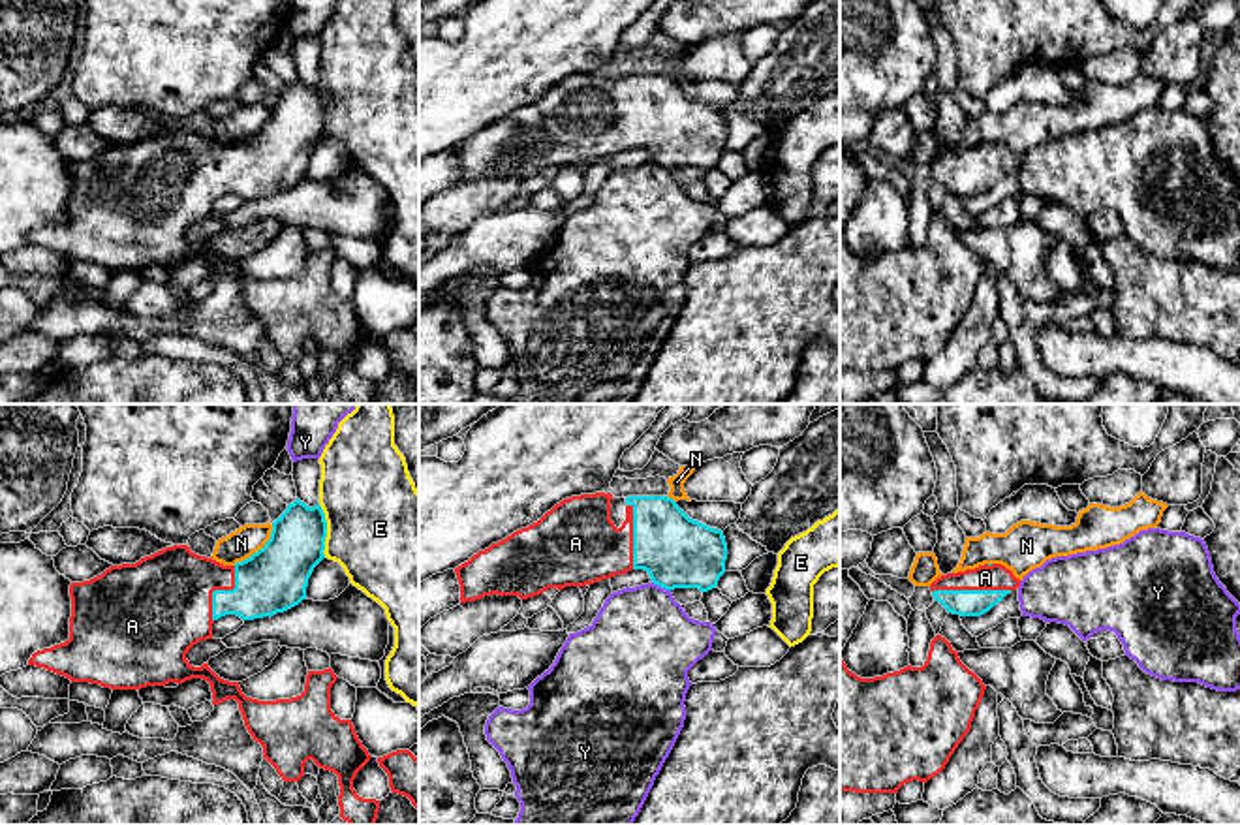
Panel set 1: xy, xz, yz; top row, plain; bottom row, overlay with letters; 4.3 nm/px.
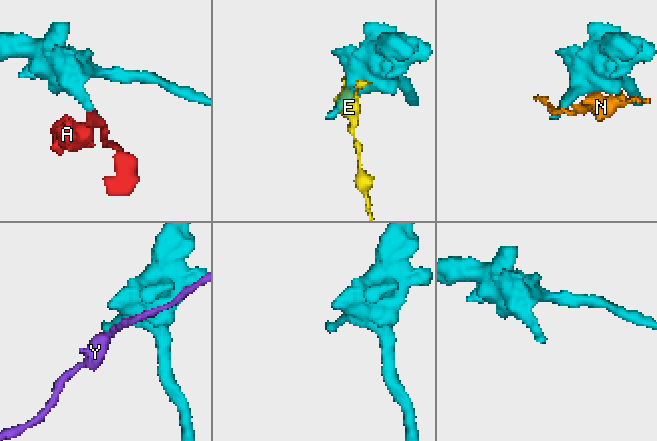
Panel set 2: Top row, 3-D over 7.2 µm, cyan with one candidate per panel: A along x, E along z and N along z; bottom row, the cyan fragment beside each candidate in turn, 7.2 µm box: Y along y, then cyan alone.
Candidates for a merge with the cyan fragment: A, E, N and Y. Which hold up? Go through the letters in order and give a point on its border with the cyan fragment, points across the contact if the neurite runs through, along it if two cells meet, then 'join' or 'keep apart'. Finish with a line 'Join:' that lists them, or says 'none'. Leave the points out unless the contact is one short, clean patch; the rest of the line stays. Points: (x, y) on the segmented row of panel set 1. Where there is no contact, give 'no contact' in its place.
A: contact yz (970, 591); way yz (959, 602), (970, 591), (985, 577); join
E: contact xy (325, 530); keep apart
N: contact xy (260, 549); keep apart
Y: contact xz (662, 587); keep apart
Join: A

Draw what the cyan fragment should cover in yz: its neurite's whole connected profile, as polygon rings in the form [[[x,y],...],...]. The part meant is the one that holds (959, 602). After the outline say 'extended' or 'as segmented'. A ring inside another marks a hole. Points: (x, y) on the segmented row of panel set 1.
[[[1001,564],[947,573],[932,584],[932,596],[947,613],[981,616],[1020,586],[1020,579]]]; extended

